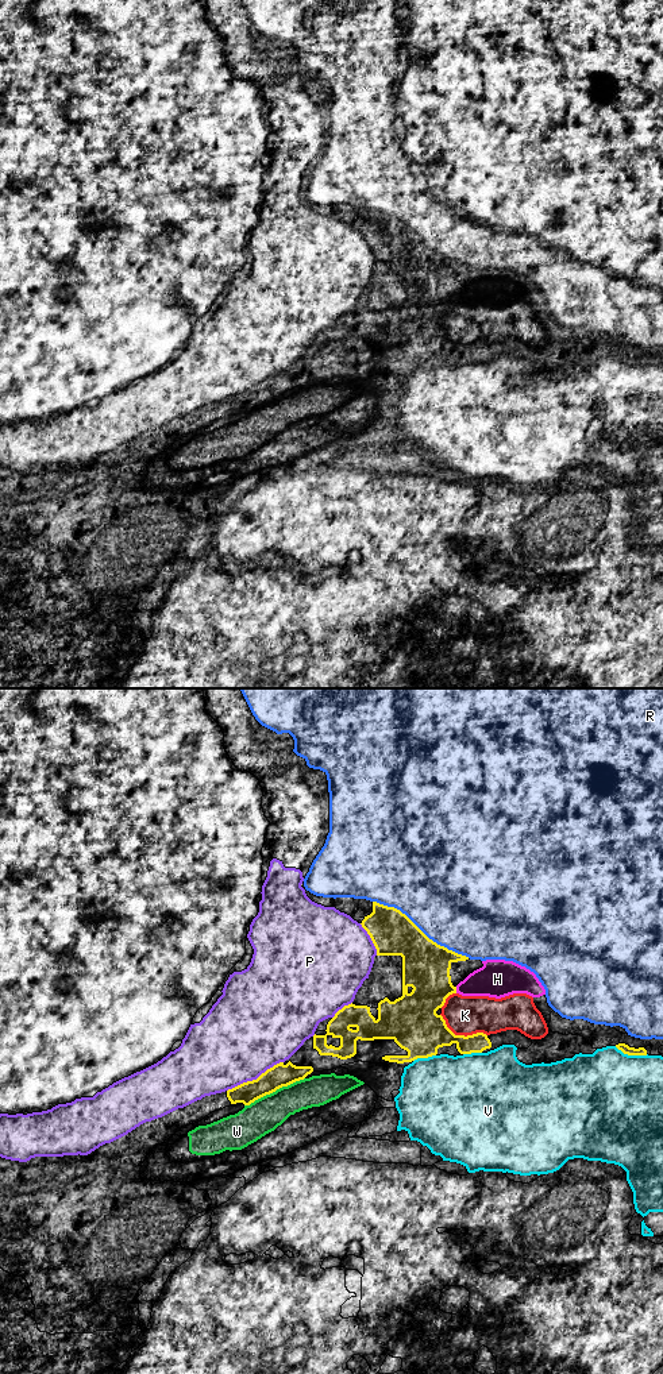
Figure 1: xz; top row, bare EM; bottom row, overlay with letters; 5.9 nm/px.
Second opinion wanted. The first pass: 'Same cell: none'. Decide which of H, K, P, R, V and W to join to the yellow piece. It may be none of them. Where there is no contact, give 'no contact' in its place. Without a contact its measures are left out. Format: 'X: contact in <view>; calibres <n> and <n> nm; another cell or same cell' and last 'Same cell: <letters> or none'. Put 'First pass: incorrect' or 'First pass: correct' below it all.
H: contact in xz; calibres 280 and 220 nm; another cell
K: contact in xz; calibres 280 and 240 nm; another cell
P: contact in xz; calibres 140 and 480 nm; another cell
R: contact in xz; calibres 280 and 500 nm; another cell
V: contact in xz; calibres 60 and 480 nm; another cell
W: contact in xz; calibres 140 and 200 nm; same cell
Same cell: W
First pass: incorrect

